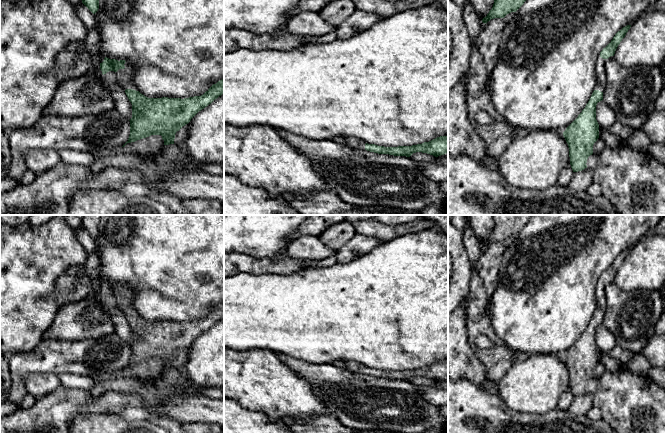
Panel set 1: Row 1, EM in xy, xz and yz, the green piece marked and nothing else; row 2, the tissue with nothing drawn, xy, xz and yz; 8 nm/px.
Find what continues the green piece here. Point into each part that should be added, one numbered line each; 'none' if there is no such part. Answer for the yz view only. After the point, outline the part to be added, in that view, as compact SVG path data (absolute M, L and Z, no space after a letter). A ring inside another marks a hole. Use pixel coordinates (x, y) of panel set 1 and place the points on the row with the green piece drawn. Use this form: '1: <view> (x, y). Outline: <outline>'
1: yz (601, 81). Outline: M599 56L597 57L597 62L595 66L595 73L596 73L596 85L594 90L599 90L601 92L605 91L607 85L607 78L605 73L605 63L606 59L603 59Z

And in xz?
1: xz (353, 142). Outline: M346 137L345 140L345 145L355 149L365 150L365 144L365 141L356 137Z

